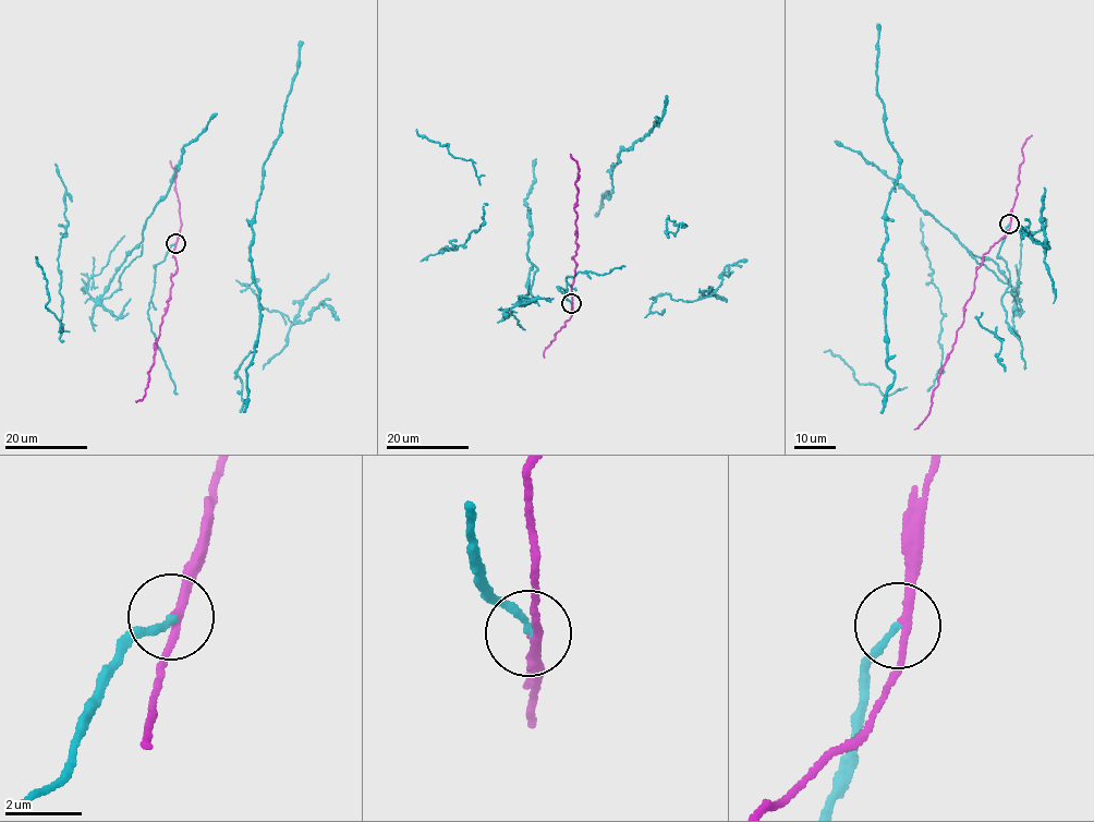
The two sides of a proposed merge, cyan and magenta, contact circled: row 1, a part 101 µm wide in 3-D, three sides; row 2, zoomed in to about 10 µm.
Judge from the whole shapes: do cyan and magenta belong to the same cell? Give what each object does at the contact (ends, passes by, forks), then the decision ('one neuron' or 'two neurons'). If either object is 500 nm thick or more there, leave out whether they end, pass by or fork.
cyan ends there; magenta passes by; two neurons

